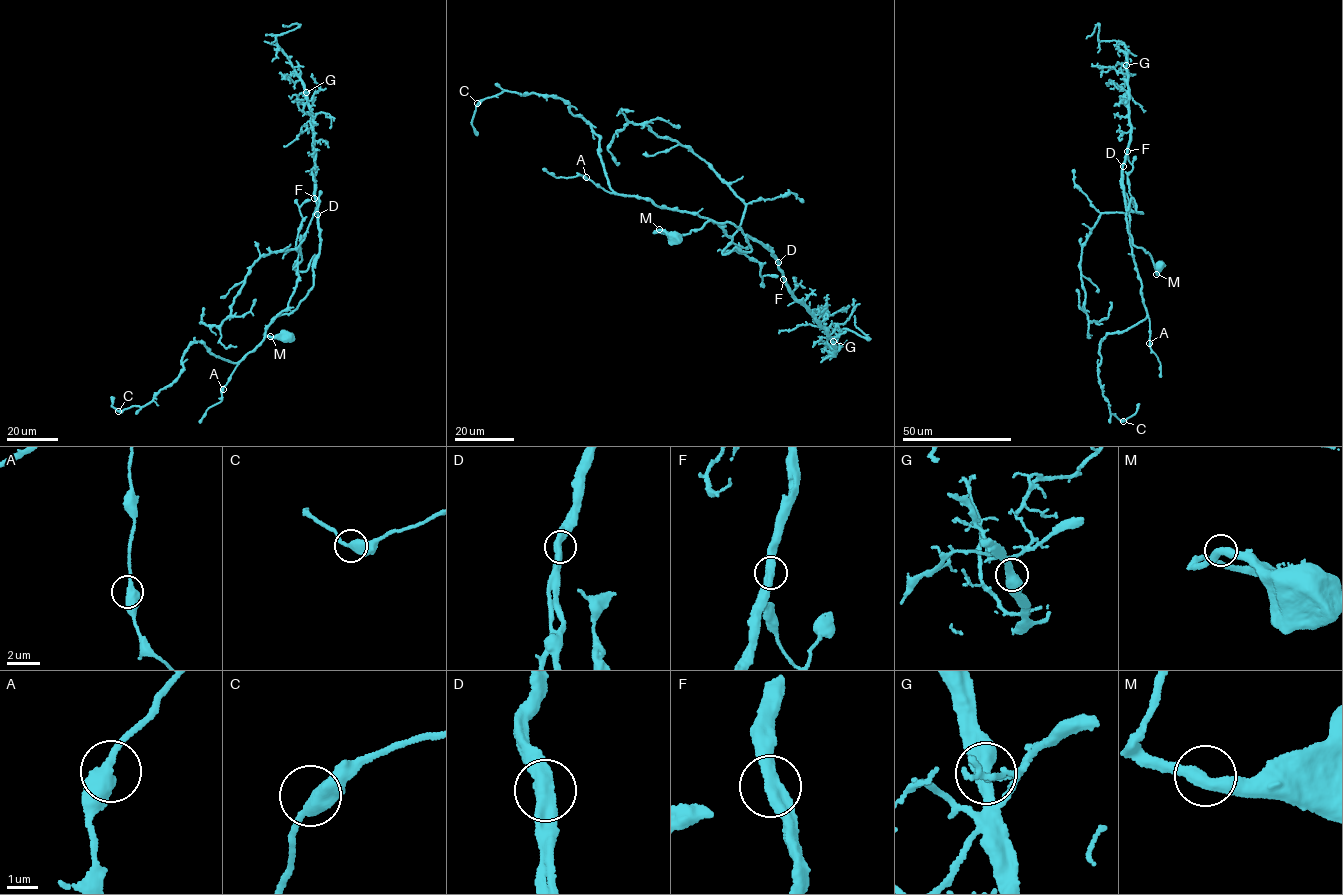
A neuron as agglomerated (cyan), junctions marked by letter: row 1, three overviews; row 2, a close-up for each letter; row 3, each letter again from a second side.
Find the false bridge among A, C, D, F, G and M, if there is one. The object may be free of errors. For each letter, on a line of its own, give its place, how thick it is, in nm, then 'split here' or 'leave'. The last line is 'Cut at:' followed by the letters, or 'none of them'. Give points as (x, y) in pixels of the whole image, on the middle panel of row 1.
A: at (586, 177); 480 nm thick; leave
C: at (477, 103); 440 nm thick; leave
D: at (778, 262); 460 nm thick; leave
F: at (783, 279); 460 nm thick; leave
G: at (833, 341); 440 nm thick; leave
M: at (659, 229); 420 nm thick; leave
Cut at: none of them

